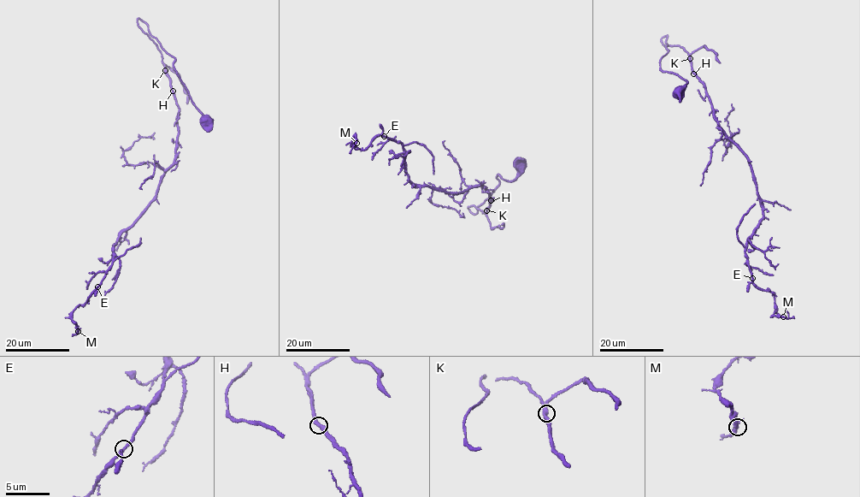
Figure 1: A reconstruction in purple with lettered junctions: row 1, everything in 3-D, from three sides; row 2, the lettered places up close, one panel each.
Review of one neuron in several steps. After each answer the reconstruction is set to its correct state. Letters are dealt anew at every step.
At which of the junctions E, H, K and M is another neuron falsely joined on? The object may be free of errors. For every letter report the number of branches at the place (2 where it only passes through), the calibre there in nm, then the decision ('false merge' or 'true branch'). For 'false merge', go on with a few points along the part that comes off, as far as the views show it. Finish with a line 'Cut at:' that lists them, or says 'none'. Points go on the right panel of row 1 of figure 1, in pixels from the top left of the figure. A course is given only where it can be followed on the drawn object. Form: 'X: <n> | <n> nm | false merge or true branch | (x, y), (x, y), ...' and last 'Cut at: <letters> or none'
E: 2 | 280 nm | true branch
H: 2 | 280 nm | true branch
K: 2 | 300 nm | true branch
M: 2 | 300 nm | true branch
Cut at: none

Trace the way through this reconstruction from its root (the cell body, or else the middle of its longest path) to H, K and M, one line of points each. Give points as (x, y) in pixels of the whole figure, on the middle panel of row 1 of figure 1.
H: (519, 164), (513, 181), (497, 175), (498, 186), (477, 212), (468, 208), (485, 213), (491, 200)
K: (519, 164), (513, 181), (497, 175), (498, 186), (477, 212), (467, 206), (486, 210)
M: (519, 164), (475, 214), (467, 206), (485, 213), (493, 198), (484, 185), (422, 186), (401, 142), (356, 143)

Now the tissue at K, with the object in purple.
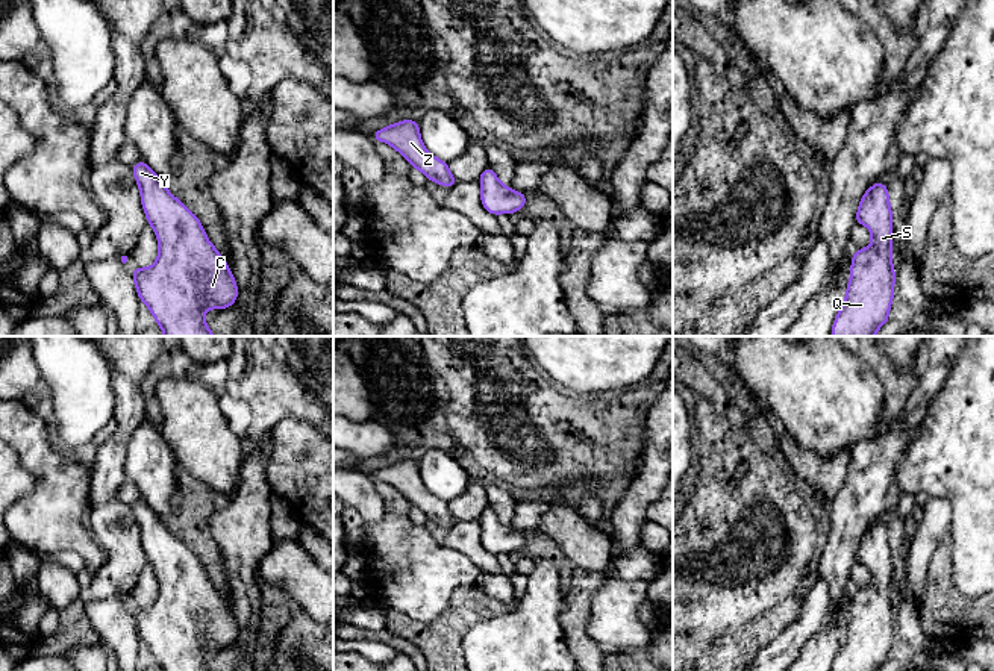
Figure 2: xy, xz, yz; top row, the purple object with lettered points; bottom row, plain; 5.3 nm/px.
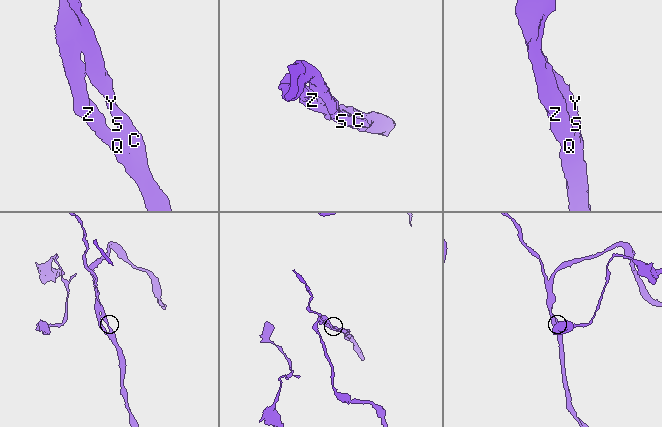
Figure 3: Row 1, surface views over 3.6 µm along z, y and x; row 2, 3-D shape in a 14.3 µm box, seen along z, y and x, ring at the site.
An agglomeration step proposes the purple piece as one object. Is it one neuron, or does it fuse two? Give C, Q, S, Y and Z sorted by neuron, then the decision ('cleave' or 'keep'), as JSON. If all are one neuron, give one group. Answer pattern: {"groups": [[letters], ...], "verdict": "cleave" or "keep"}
{"groups": [["C", "Q", "S", "Y", "Z"]], "verdict": "keep"}

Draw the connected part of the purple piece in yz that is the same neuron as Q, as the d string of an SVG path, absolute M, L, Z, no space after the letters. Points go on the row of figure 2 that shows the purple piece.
M882 180L865 191L856 224L871 232L871 245L855 250L846 300L832 324L833 336L874 336L889 321L894 297L892 211Z

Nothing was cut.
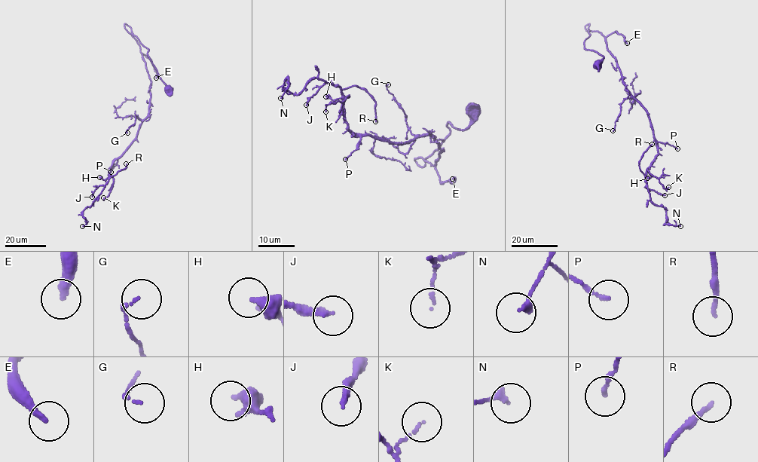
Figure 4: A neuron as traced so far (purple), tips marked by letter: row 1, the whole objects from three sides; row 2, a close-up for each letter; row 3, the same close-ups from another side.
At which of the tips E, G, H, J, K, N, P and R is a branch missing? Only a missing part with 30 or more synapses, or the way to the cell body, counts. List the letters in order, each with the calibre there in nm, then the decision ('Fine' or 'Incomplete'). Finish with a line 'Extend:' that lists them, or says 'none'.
E: Thickness 260 nm. Incomplete
G: Thickness 110 nm. Fine
H: Thickness 280 nm. Fine
J: Thickness 240 nm. Fine
K: Thickness 80 nm. Fine
N: Thickness 240 nm. Fine
P: Thickness 150 nm. Fine
R: Thickness 150 nm. Fine
Extend: E

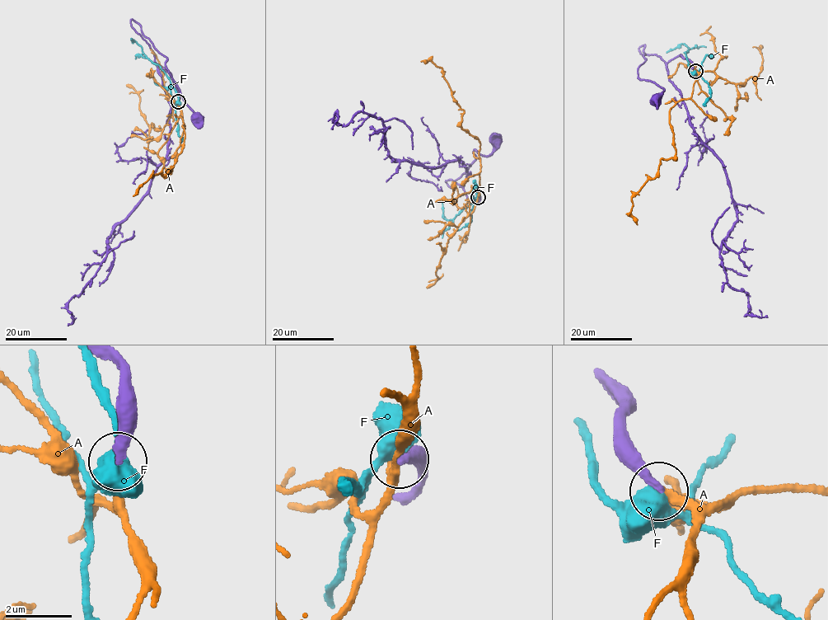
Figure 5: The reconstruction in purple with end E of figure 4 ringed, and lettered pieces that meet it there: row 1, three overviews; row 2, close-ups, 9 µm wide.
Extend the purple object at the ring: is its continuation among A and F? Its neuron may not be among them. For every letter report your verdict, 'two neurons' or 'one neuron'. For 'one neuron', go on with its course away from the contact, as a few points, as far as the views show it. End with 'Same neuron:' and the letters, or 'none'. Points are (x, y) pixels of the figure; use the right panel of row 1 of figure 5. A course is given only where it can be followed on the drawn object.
A: one neuron; it runs (695, 70), (692, 96), (669, 114), (675, 155), (661, 160), (654, 178), (633, 196), (637, 224)
F: two neurons
Same neuron: A

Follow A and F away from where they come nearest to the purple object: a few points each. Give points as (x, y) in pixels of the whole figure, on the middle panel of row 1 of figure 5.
A: (478, 198), (480, 144), (477, 137), (461, 128), (464, 110), (452, 96), (441, 68), (428, 60), (421, 61)
F: (479, 197), (479, 193), (473, 203), (451, 220), (444, 218), (442, 203)

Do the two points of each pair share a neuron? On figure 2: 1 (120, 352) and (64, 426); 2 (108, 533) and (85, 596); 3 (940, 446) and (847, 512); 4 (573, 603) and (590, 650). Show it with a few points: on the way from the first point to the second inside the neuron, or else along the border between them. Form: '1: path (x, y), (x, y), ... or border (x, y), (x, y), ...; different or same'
1: border (99, 352), (108, 365), (114, 403); different
2: path (114, 550), (114, 570), (102, 582); same
3: border (908, 444), (906, 455), (899, 465), (893, 483); different
4: path (576, 615), (578, 638); same

